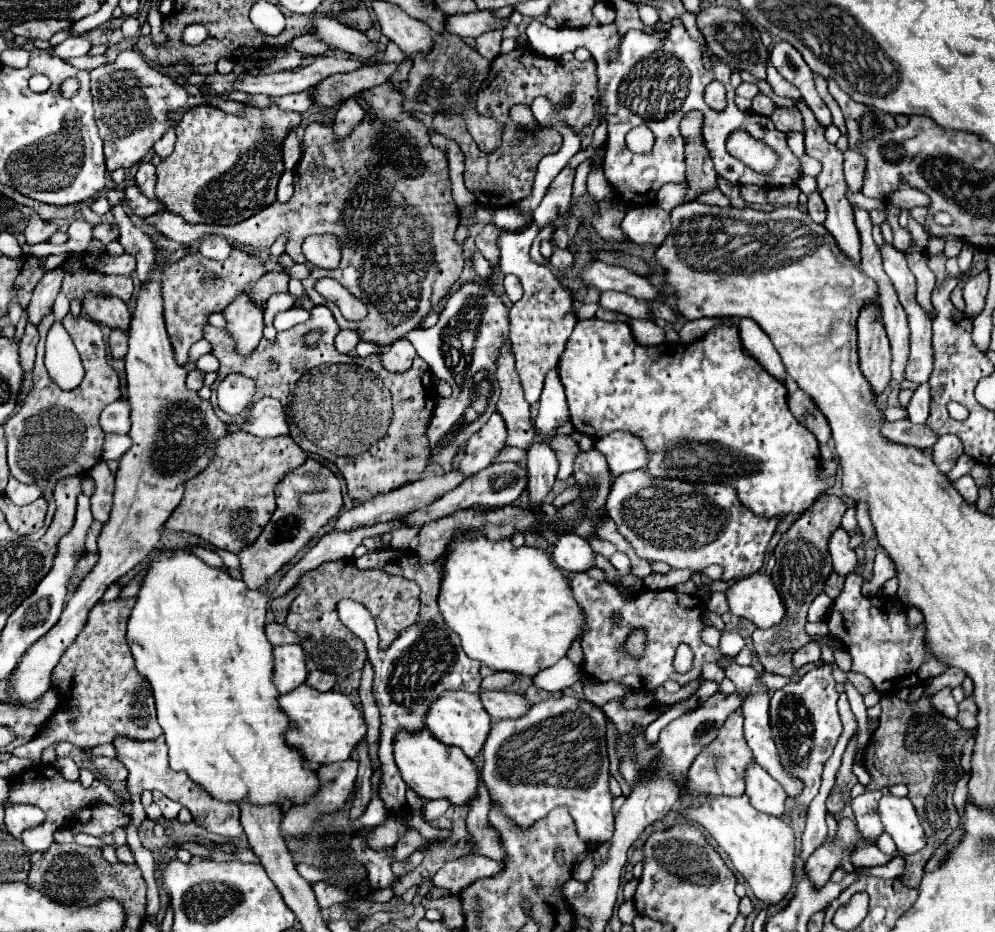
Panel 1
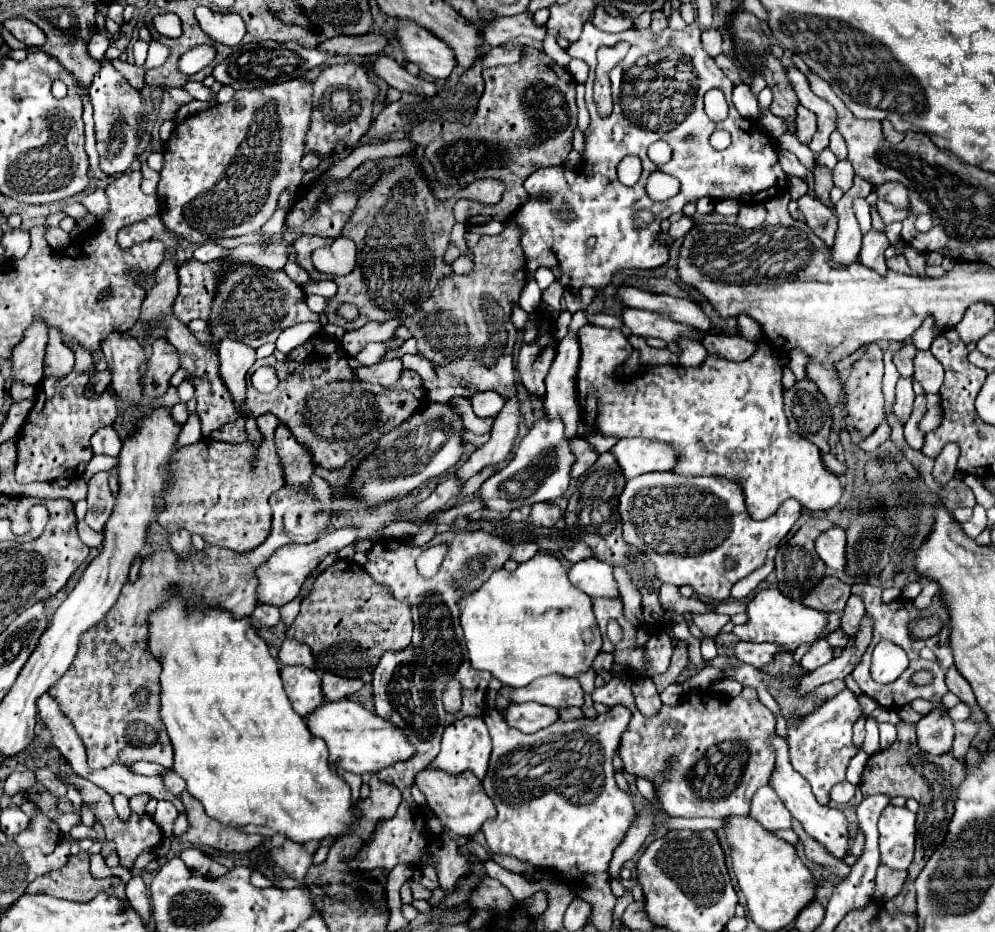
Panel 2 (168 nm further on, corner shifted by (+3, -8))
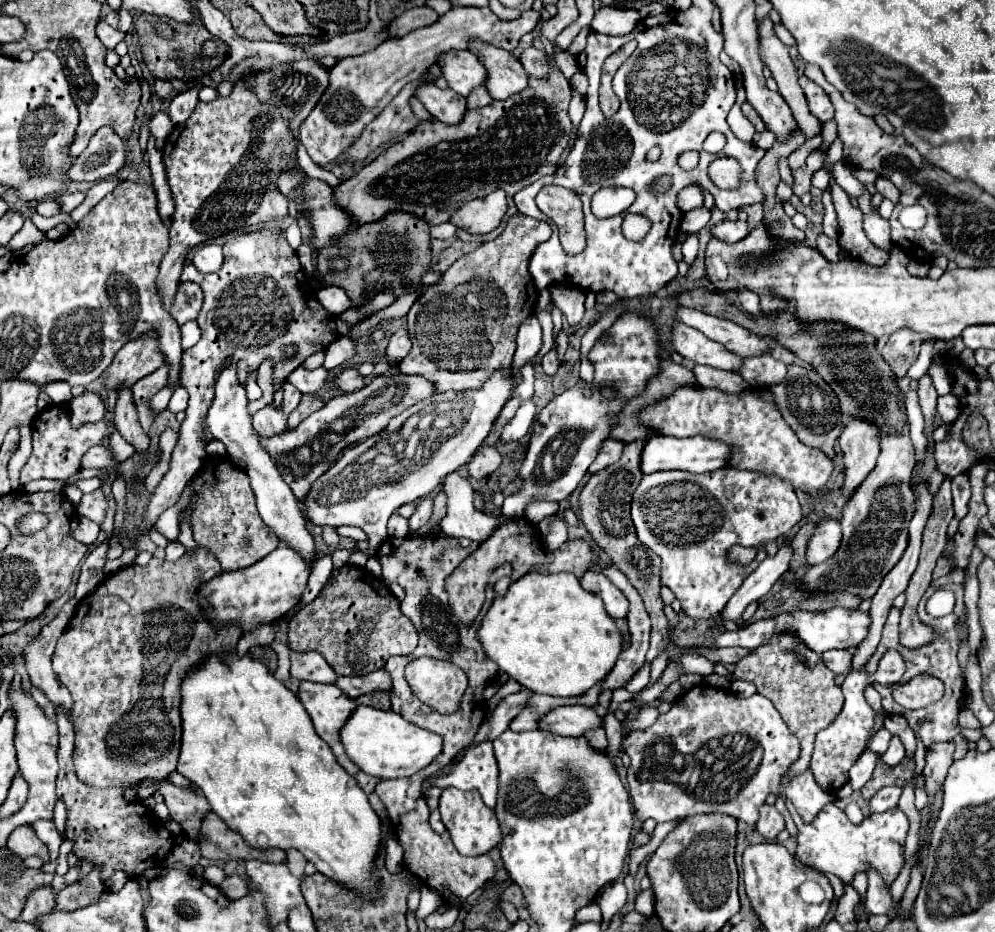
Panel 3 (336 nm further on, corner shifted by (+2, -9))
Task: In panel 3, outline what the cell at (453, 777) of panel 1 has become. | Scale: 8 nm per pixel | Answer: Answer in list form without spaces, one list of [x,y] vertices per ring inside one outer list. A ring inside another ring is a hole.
[[[444,788],[440,796],[440,814],[442,822],[448,828],[454,846],[462,856],[480,856],[488,854],[492,848],[496,848],[502,842],[502,832],[496,820],[494,810],[490,810],[486,804],[482,804],[482,798],[478,792],[462,792],[456,788]]]

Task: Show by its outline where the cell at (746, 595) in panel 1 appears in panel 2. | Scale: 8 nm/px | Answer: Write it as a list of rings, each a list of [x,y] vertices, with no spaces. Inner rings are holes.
[[[761,589],[759,593],[755,593],[755,597],[747,603],[747,617],[749,619],[745,625],[733,627],[733,633],[741,641],[755,641],[755,643],[773,641],[789,647],[789,651],[795,651],[805,641],[813,641],[827,625],[827,613],[791,601],[777,589]]]

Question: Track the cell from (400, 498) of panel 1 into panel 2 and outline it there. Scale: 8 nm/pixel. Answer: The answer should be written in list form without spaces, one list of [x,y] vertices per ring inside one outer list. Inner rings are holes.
[[[341,527],[337,531],[331,531],[323,537],[319,537],[313,543],[307,545],[285,545],[281,549],[277,549],[271,559],[257,569],[257,577],[259,577],[259,589],[257,589],[257,599],[259,603],[271,603],[275,607],[281,607],[285,603],[289,603],[291,599],[297,597],[299,587],[303,583],[303,579],[331,553],[337,553],[339,549],[343,549],[345,545],[349,545],[351,541],[355,541],[359,535],[357,527]]]

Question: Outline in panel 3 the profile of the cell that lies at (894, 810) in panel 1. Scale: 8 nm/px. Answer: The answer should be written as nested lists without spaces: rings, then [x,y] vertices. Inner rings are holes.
[[[790,800],[785,801],[788,812],[792,814],[796,826],[798,826],[798,846],[796,846],[796,858],[810,868],[816,868],[818,872],[834,874],[838,876],[846,886],[852,884],[856,872],[868,872],[868,868],[876,870],[884,884],[890,886],[896,876],[900,874],[904,866],[904,842],[908,836],[910,822],[906,814],[898,808],[886,810],[882,814],[872,814],[862,820],[860,826],[852,824],[844,810],[840,810],[834,802],[826,804],[820,814],[814,818],[812,824],[804,824]]]

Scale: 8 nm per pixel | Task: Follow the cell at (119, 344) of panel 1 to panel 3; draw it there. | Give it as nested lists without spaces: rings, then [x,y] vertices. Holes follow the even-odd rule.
[[[84,392],[82,396],[70,402],[70,424],[78,428],[78,424],[90,424],[102,420],[106,414],[106,406],[100,396],[92,392]]]

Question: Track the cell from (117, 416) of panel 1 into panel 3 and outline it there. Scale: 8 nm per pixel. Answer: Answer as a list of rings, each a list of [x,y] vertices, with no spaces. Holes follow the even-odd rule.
[[[92,446],[86,456],[82,458],[80,468],[88,470],[88,468],[104,468],[104,466],[112,466],[112,454],[108,448],[104,446]]]

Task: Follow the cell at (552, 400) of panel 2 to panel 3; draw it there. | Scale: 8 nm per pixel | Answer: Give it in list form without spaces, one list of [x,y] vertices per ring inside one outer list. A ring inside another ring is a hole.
[[[556,284],[548,288],[552,304],[558,306],[562,310],[562,314],[566,316],[566,320],[570,324],[580,324],[582,316],[584,316],[584,298],[586,292],[582,288],[570,288],[566,284]]]

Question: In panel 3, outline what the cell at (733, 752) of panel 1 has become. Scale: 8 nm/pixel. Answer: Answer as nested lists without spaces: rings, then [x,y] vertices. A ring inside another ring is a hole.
[[[698,684],[688,690],[680,700],[676,700],[666,714],[662,714],[650,728],[632,732],[622,740],[622,750],[630,756],[628,768],[628,790],[634,806],[634,816],[644,822],[648,818],[656,822],[682,820],[684,816],[720,812],[730,814],[738,820],[754,824],[758,820],[758,810],[770,794],[784,794],[794,802],[800,818],[810,824],[822,806],[834,800],[830,792],[824,792],[814,780],[810,770],[800,772],[790,778],[782,788],[782,778],[788,776],[790,766],[798,760],[800,744],[796,736],[782,722],[780,714],[774,710],[772,702],[760,694],[750,698],[740,698],[730,694],[730,690],[714,688],[708,684]]]

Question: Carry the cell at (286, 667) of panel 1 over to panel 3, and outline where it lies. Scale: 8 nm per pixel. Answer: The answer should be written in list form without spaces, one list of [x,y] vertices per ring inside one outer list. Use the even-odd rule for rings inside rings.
[[[300,682],[300,694],[298,694],[298,698],[300,698],[300,702],[304,704],[308,716],[312,718],[312,724],[314,724],[318,736],[320,736],[320,738],[332,748],[332,752],[336,754],[338,764],[340,764],[348,774],[356,776],[360,768],[358,768],[356,764],[352,764],[350,758],[346,756],[346,752],[344,752],[344,748],[342,748],[342,742],[340,742],[340,738],[338,738],[338,732],[340,732],[342,724],[350,718],[350,712],[354,712],[354,708],[356,708],[358,704],[356,704],[352,698],[346,698],[346,694],[344,694],[336,684],[316,684],[316,682]]]

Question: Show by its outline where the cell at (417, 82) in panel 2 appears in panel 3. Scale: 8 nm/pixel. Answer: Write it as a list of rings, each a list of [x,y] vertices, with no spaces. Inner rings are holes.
[[[420,84],[416,98],[420,98],[426,110],[444,124],[458,124],[466,114],[466,98],[450,88],[440,90],[436,84]]]

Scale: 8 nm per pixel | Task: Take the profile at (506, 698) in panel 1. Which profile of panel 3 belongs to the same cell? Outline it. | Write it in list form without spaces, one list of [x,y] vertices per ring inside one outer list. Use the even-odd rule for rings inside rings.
[[[562,706],[540,720],[540,730],[550,730],[560,736],[584,736],[588,730],[602,728],[602,718],[594,708],[586,706]]]

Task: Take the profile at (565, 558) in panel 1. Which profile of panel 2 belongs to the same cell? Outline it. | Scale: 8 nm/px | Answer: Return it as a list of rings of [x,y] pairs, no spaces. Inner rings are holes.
[[[593,557],[573,563],[569,569],[569,581],[591,597],[619,597],[613,567]]]

